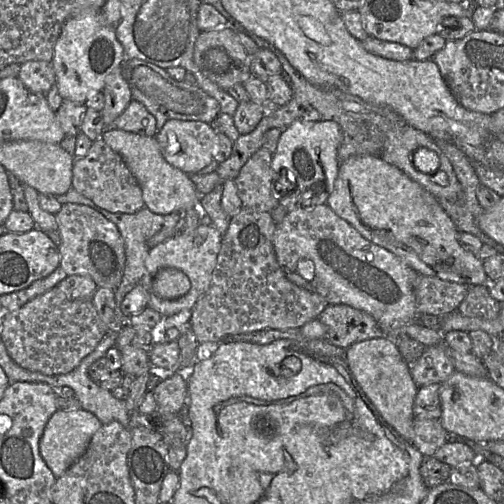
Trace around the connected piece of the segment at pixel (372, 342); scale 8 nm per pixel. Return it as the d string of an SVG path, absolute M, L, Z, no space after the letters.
M383 337L357 342L345 349L344 358L351 375L382 419L403 439L412 443L413 405L418 387L394 339Z

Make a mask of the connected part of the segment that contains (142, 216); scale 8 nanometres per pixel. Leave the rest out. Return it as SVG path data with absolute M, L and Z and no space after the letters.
M73 187L70 188L65 194L57 195L55 197L62 205L66 203L75 203L89 206L103 214L117 226L124 240L126 257L121 283L115 289L115 318L118 328L121 328L127 323L127 319L129 318L121 311L121 302L126 294L130 292L138 283L140 283L140 279L145 273L145 262L150 251L147 245L148 239L157 232L161 231L163 228L174 228L185 212L175 211L167 215L161 215L152 212L147 206L144 206L135 213L113 213L97 206L91 199L78 193Z

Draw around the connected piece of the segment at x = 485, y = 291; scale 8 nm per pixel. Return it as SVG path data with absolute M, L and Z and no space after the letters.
M477 285L469 289L457 311L467 317L492 320L498 316L500 304L491 297L488 285Z

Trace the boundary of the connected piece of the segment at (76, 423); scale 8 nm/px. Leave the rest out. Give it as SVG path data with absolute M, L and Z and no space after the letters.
M58 409L47 422L39 443L40 454L56 478L62 476L87 450L95 432L103 424L90 411Z

